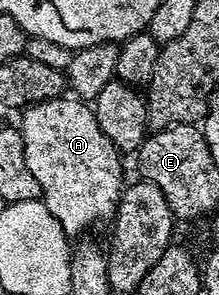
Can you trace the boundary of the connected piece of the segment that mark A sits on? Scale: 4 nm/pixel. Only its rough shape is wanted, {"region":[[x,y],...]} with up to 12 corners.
{"region":[[77,98],[25,109],[45,204],[75,234],[119,211],[123,157]]}

